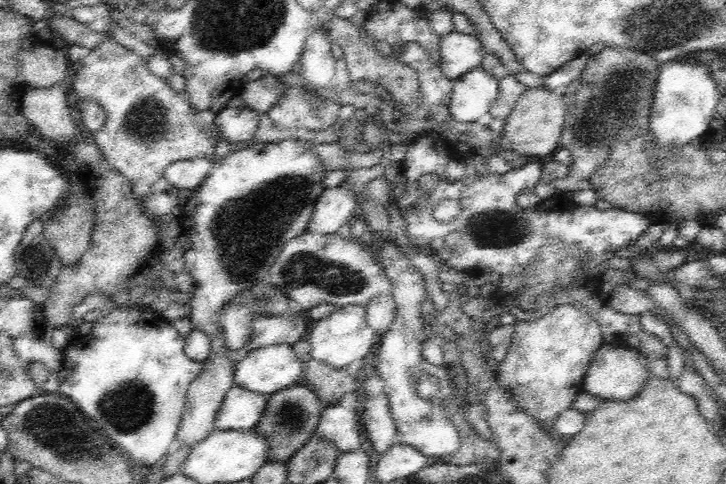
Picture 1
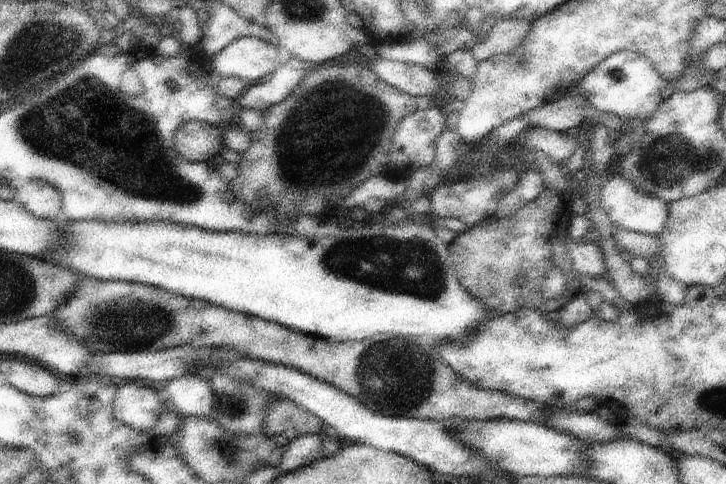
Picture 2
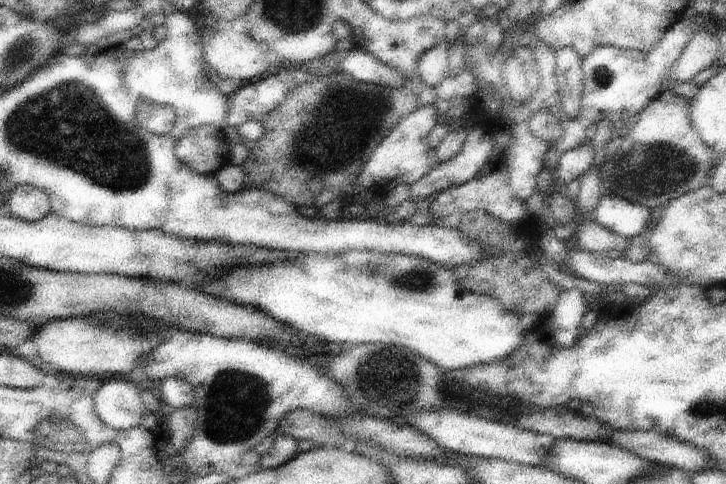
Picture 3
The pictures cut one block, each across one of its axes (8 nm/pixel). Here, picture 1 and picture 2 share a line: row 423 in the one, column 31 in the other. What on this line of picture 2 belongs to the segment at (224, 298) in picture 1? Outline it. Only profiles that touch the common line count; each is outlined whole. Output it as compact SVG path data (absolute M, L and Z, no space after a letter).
M32 180L17 186L16 200L36 218L54 220L62 215L62 198L54 186L43 180Z

